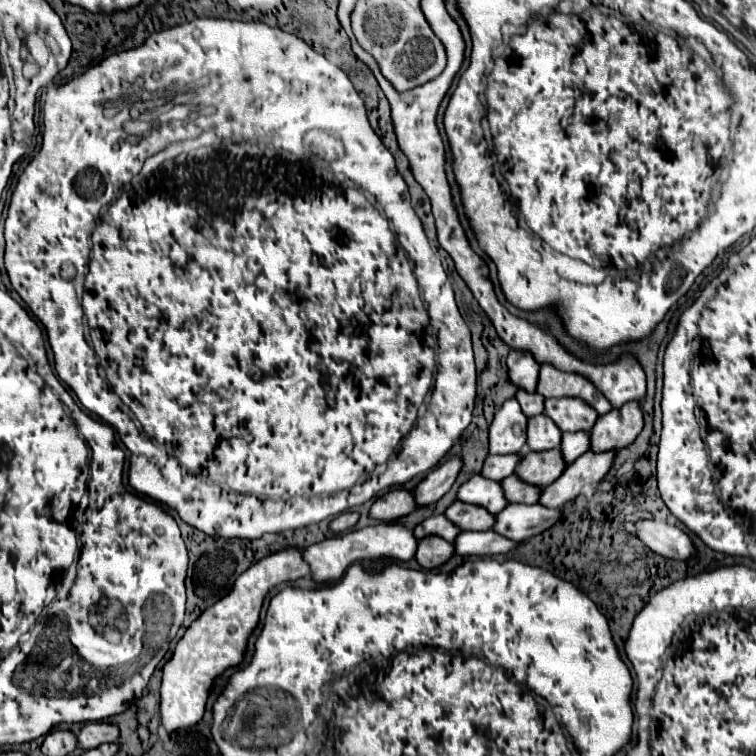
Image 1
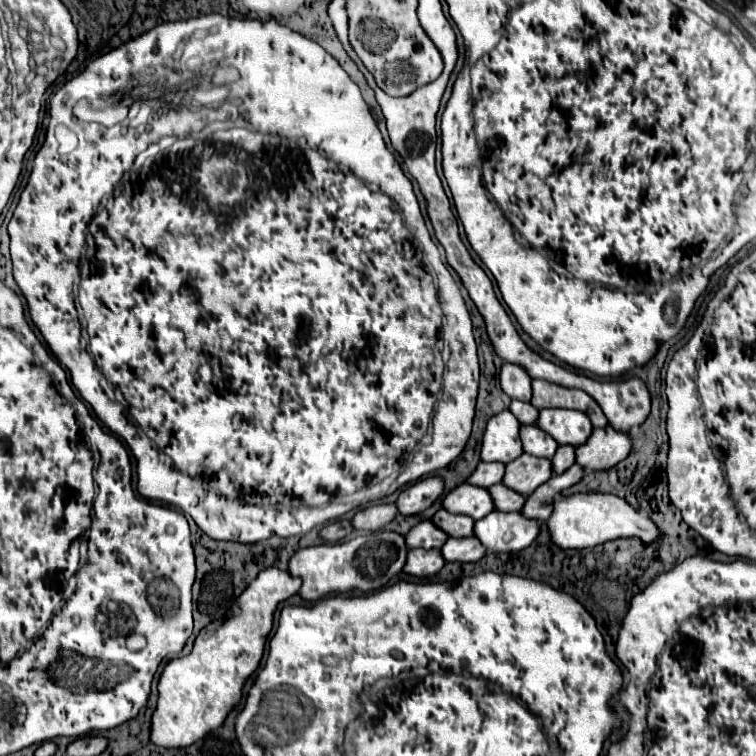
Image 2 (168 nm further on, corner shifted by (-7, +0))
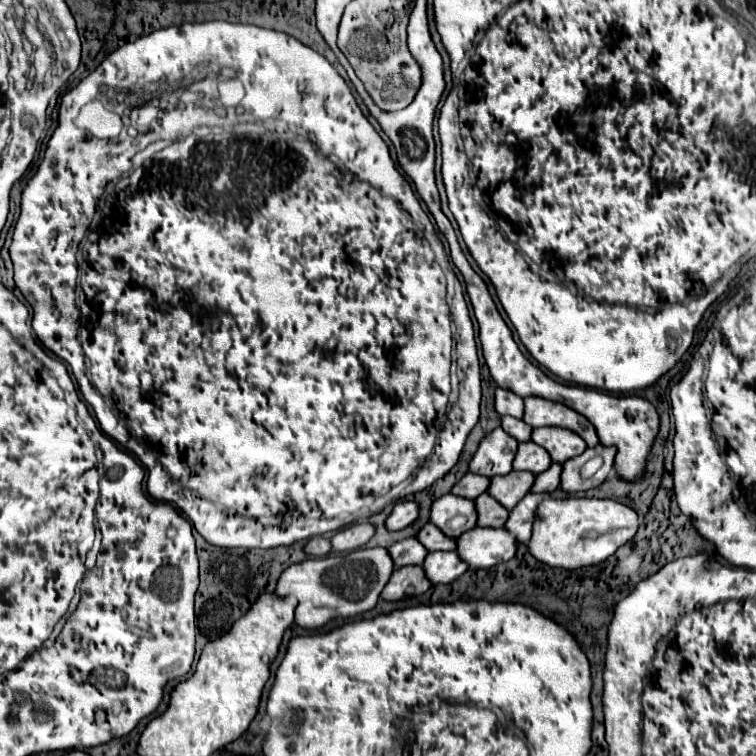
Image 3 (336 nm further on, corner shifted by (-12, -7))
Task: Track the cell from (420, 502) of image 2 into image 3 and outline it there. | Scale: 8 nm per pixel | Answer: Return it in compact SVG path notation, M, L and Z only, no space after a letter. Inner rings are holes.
M400 501L392 509L392 513L388 515L384 525L388 531L400 531L400 529L408 527L416 517L418 517L418 505L414 501Z

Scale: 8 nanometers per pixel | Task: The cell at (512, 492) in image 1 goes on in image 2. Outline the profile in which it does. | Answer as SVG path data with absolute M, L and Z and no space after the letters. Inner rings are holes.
M495 484L489 488L493 500L495 500L495 508L501 510L501 512L515 512L515 510L521 510L523 508L523 502L525 502L525 496L521 494L515 494L515 490L507 490L507 486L503 484Z

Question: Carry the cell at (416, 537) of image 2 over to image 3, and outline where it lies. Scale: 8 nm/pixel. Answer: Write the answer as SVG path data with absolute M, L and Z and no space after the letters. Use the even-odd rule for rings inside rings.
M414 537L402 539L402 541L394 543L394 545L390 545L388 553L390 553L396 569L406 567L406 565L422 565L424 557L428 555L428 551Z

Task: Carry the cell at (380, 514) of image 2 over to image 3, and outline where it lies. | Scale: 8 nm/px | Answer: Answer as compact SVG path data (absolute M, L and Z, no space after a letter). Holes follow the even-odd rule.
M356 523L334 533L330 537L330 545L332 545L332 551L336 553L348 553L362 547L372 535L374 535L374 527L370 523Z

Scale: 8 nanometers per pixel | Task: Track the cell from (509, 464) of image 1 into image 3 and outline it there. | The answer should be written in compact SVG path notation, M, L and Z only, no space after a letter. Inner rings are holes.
M466 473L464 479L460 479L460 481L450 489L450 493L474 501L478 495L482 495L482 493L488 489L488 485L490 485L490 479L488 479L488 477L480 477L480 475Z

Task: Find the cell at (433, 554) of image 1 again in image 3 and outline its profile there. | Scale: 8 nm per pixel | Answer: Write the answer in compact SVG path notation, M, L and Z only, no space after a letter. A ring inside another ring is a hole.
M408 565L394 569L388 585L382 591L384 601L400 601L402 597L414 597L422 595L430 589L430 581L426 579L420 565Z

